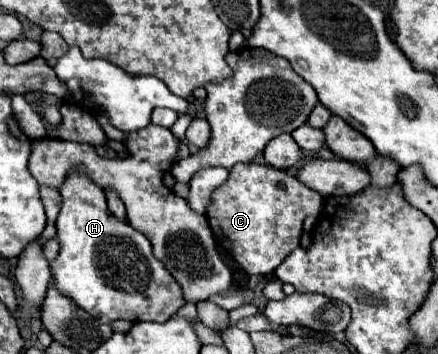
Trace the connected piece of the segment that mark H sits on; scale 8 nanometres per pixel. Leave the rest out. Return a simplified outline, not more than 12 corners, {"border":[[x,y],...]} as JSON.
{"border":[[74,172],[54,286],[102,324],[182,306],[144,234]]}

